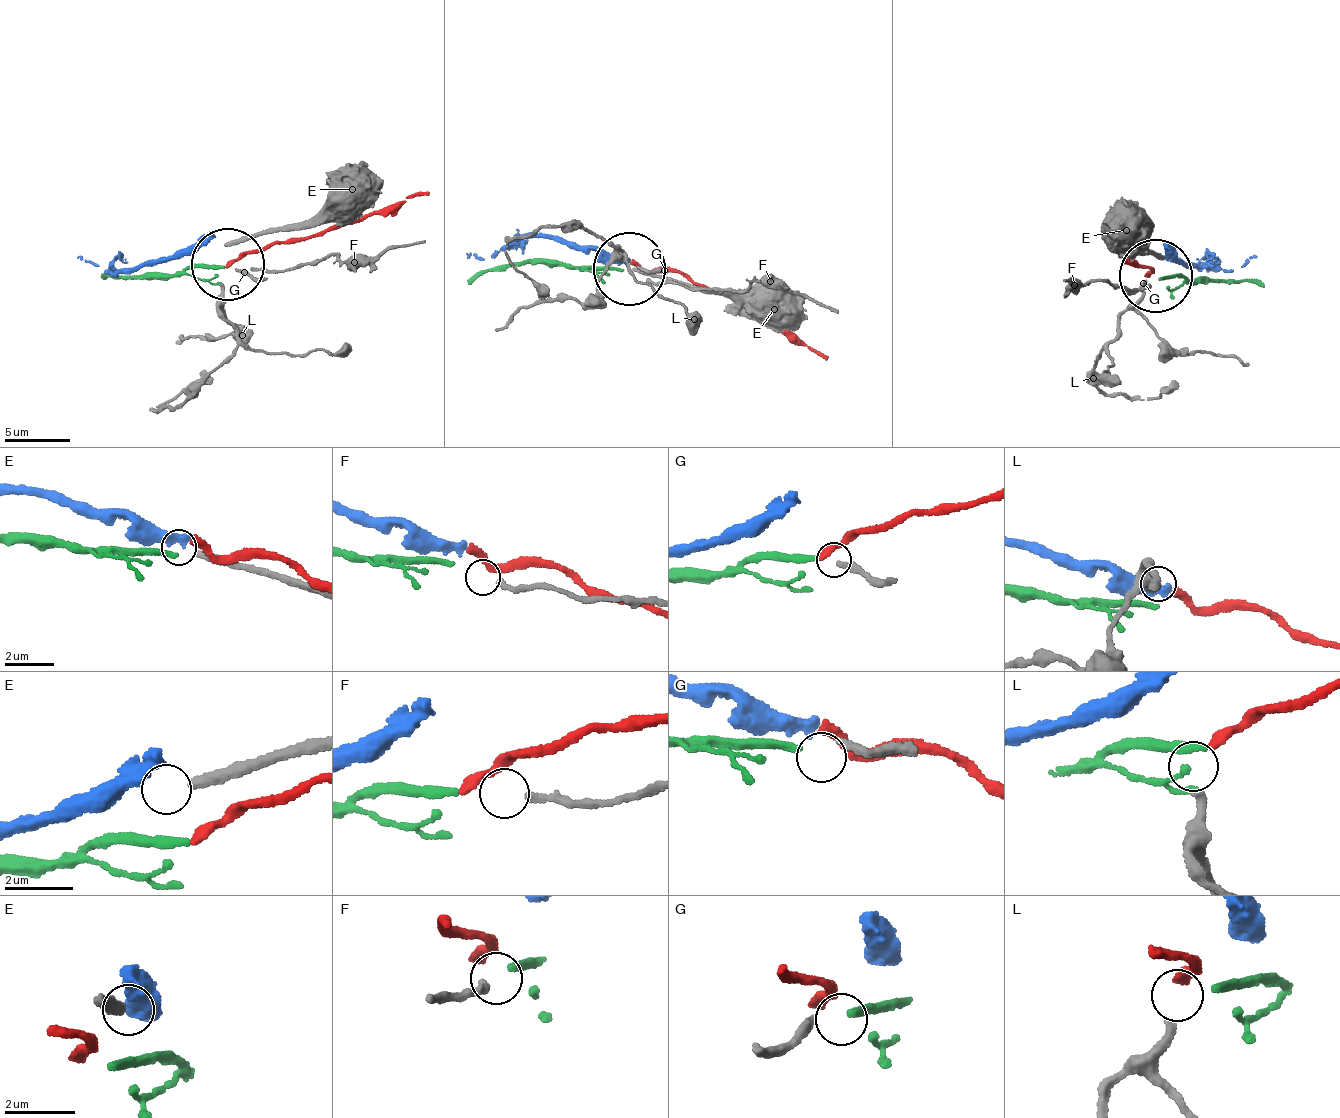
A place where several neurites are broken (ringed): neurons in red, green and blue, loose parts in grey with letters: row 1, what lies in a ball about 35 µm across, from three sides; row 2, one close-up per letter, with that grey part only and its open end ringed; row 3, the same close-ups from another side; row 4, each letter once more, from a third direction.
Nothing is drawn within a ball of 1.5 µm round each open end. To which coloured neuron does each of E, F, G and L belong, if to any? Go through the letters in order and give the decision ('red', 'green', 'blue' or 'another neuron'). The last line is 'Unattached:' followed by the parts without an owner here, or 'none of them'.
E: another neuron
F: another neuron
G: green
L: red
Unattached: E, F

